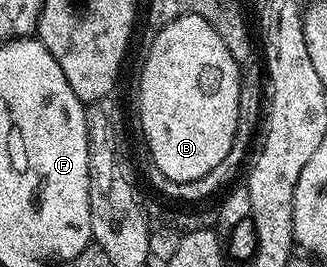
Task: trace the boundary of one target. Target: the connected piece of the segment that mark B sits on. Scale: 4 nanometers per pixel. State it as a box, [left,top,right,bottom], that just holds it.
[139,16,239,184]

